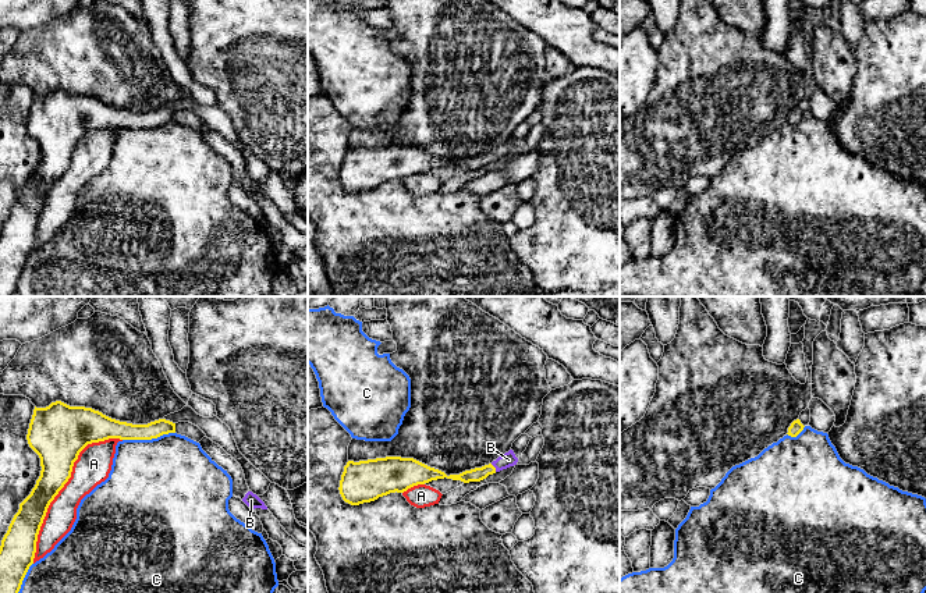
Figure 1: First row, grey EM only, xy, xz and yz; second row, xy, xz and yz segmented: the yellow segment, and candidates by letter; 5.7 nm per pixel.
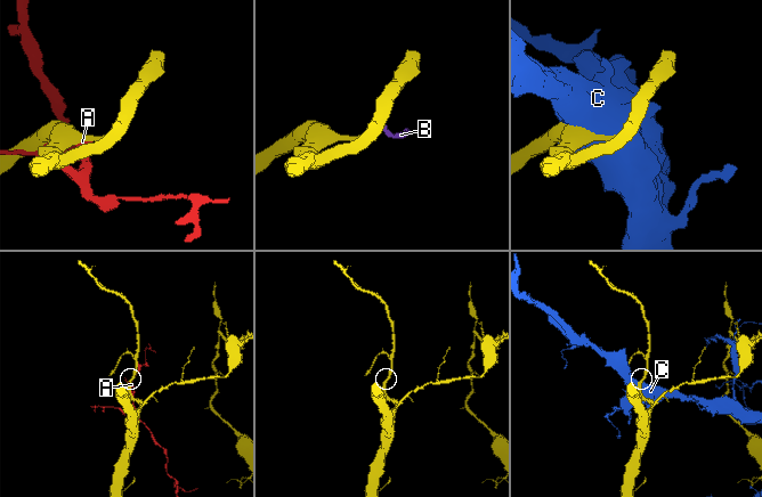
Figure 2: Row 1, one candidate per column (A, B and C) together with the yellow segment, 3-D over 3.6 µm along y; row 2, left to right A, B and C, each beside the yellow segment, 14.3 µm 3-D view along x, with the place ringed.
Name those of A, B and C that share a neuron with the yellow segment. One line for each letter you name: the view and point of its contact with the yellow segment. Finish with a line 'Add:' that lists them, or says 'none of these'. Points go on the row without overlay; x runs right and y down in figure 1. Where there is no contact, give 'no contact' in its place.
B: xz (495, 156)
Add: B

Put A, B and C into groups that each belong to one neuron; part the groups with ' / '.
A / B / C

